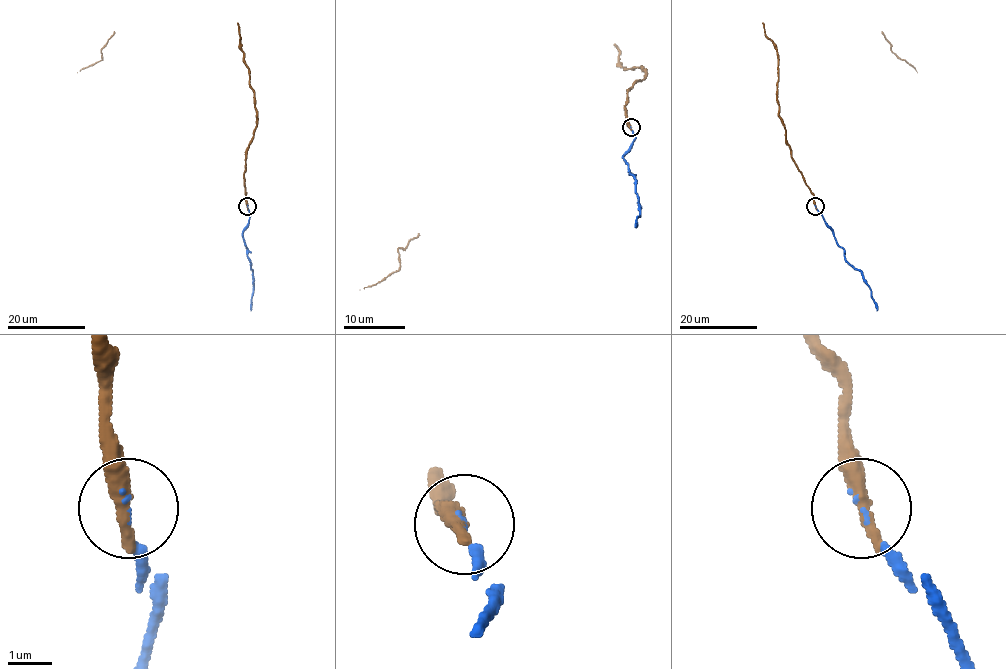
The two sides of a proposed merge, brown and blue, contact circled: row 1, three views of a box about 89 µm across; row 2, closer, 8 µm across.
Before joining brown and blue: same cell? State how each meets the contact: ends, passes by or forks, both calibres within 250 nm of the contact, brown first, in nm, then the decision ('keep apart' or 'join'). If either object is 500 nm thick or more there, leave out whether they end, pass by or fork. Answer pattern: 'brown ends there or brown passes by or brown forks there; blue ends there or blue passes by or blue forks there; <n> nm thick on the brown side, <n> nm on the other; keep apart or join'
brown ends there; blue ends there; 440 nm thick on the brown side, 70 nm on the other; join

